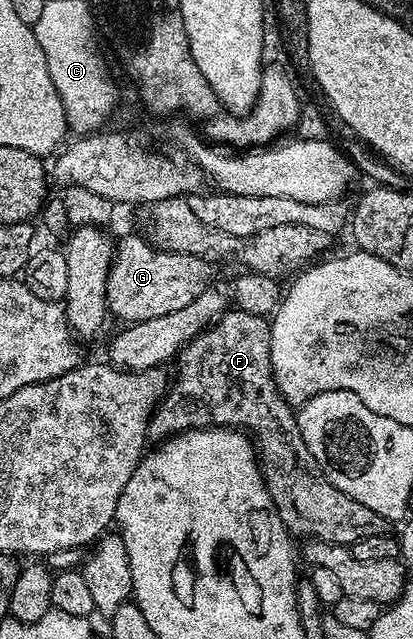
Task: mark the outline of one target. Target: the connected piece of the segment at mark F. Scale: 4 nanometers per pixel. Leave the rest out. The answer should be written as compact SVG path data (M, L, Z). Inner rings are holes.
M232 309L217 320L214 326L207 327L201 335L197 335L191 343L187 343L180 352L182 376L175 383L173 380L172 386L161 396L158 406L154 408L148 424L149 434L153 438L155 435L155 440L162 441L171 435L178 435L181 431L191 429L211 427L248 429L249 434L256 440L262 480L266 482L266 488L276 505L280 521L291 536L306 535L302 537L349 545L364 537L380 537L387 534L392 527L391 520L380 517L380 513L368 509L368 505L360 505L360 501L336 489L336 485L332 485L316 470L312 453L308 453L304 445L298 420L278 392L278 388L274 386L274 374L270 368L270 325L269 318Z

